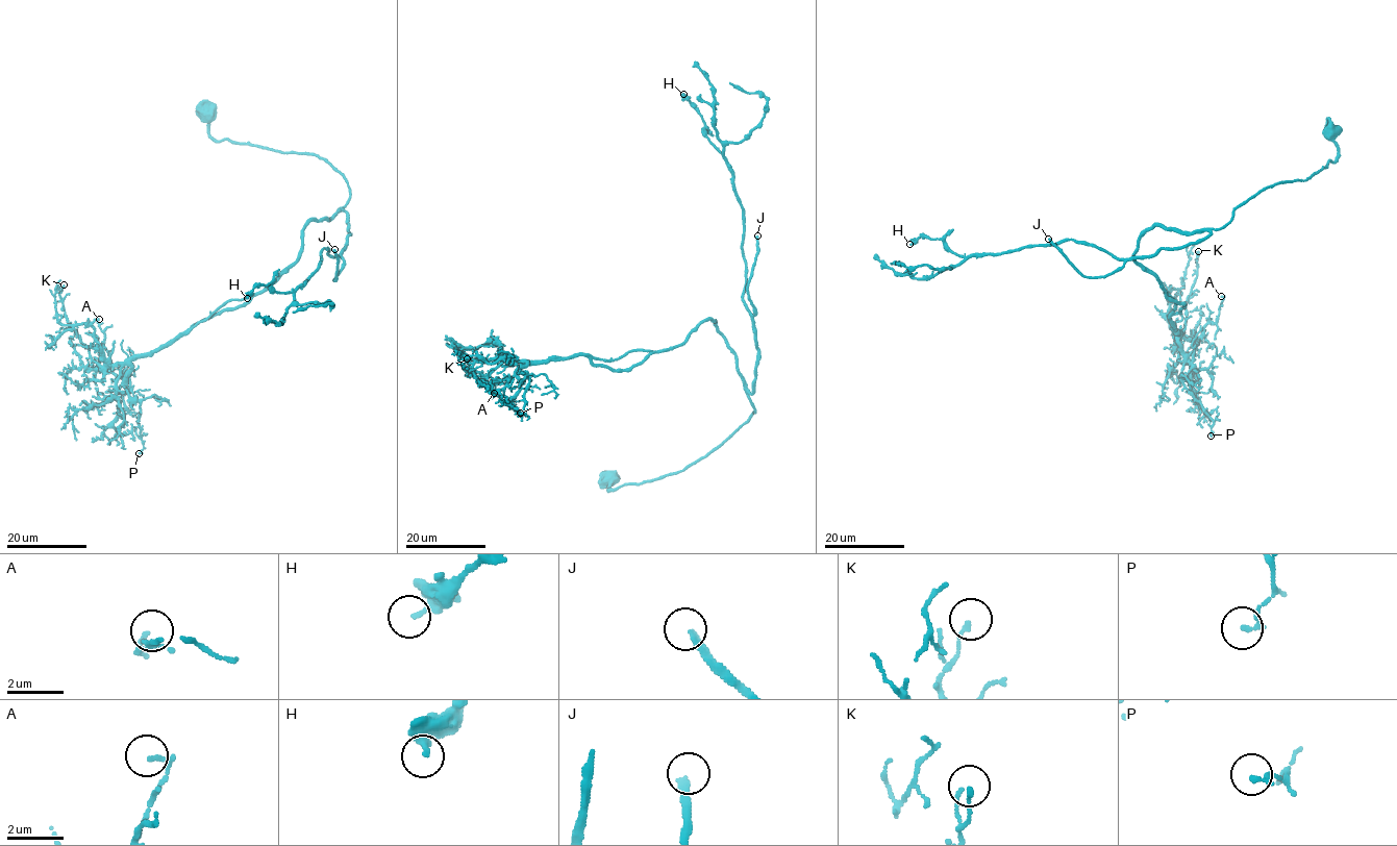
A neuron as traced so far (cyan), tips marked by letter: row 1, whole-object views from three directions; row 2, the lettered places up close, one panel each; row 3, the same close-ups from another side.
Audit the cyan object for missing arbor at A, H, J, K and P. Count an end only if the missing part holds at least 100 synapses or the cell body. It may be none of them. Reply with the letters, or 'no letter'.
J

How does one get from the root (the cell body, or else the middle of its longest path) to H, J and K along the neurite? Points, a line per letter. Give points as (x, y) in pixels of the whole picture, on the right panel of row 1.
H: (1331, 130), (1333, 163), (1152, 255), (1119, 259), (1072, 239), (965, 257), (942, 239), (909, 244)
J: (1331, 130), (1333, 163), (1306, 180), (1264, 188), (1194, 243), (1133, 256), (1088, 277), (1048, 239)
K: (1331, 130), (1333, 163), (1264, 188), (1220, 228), (1141, 237), (1134, 260), (1174, 300), (1178, 338), (1198, 251)

